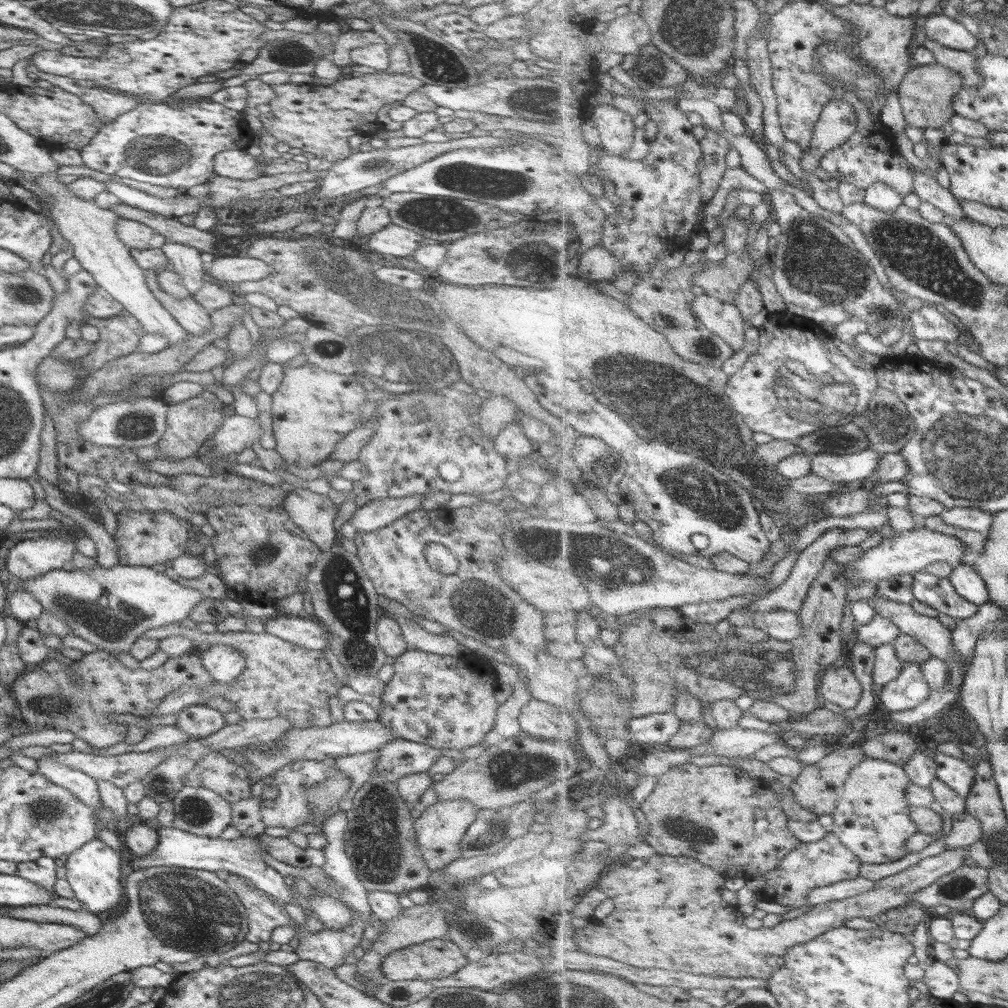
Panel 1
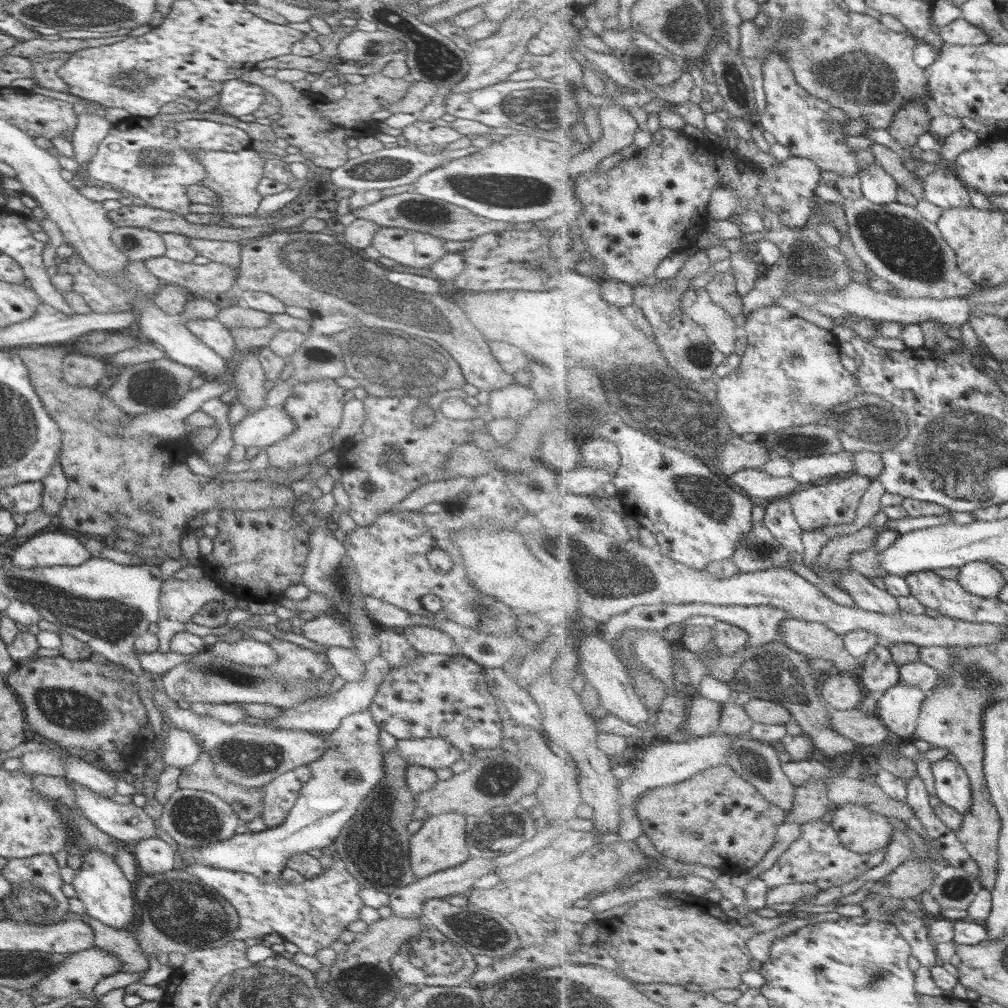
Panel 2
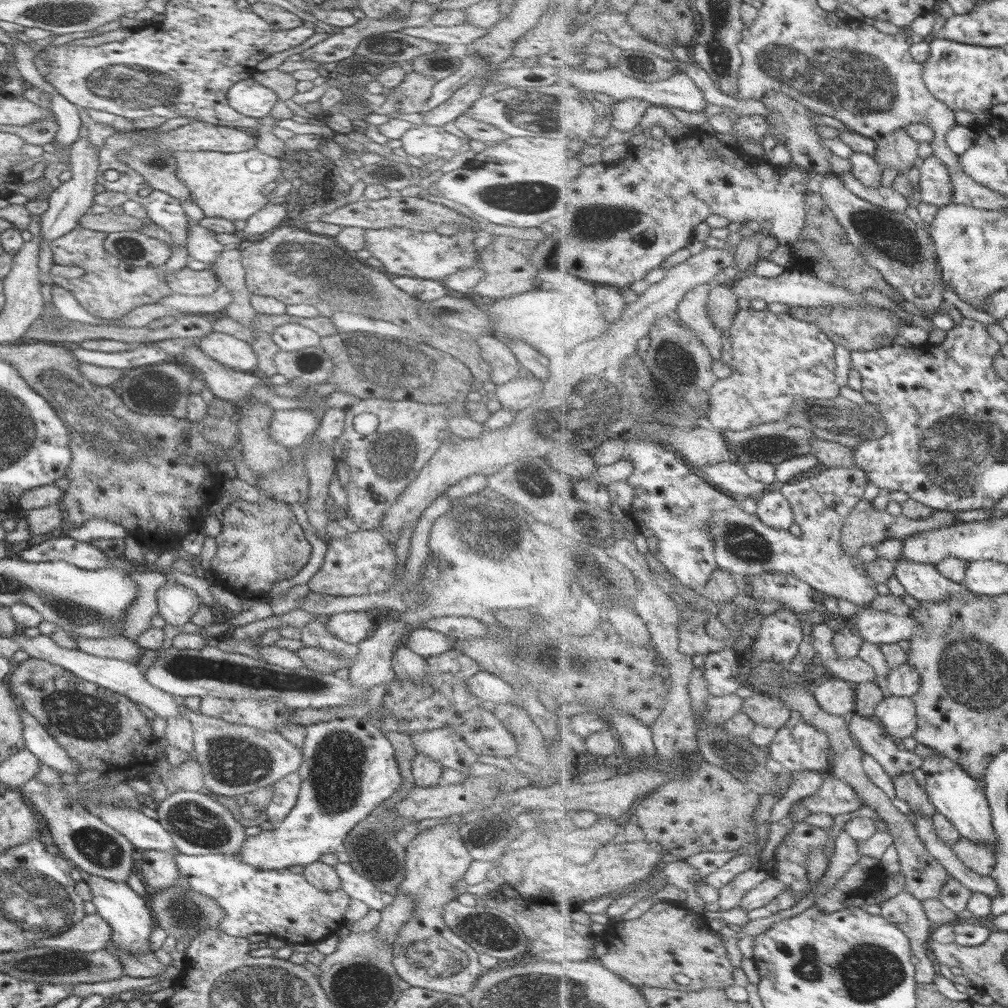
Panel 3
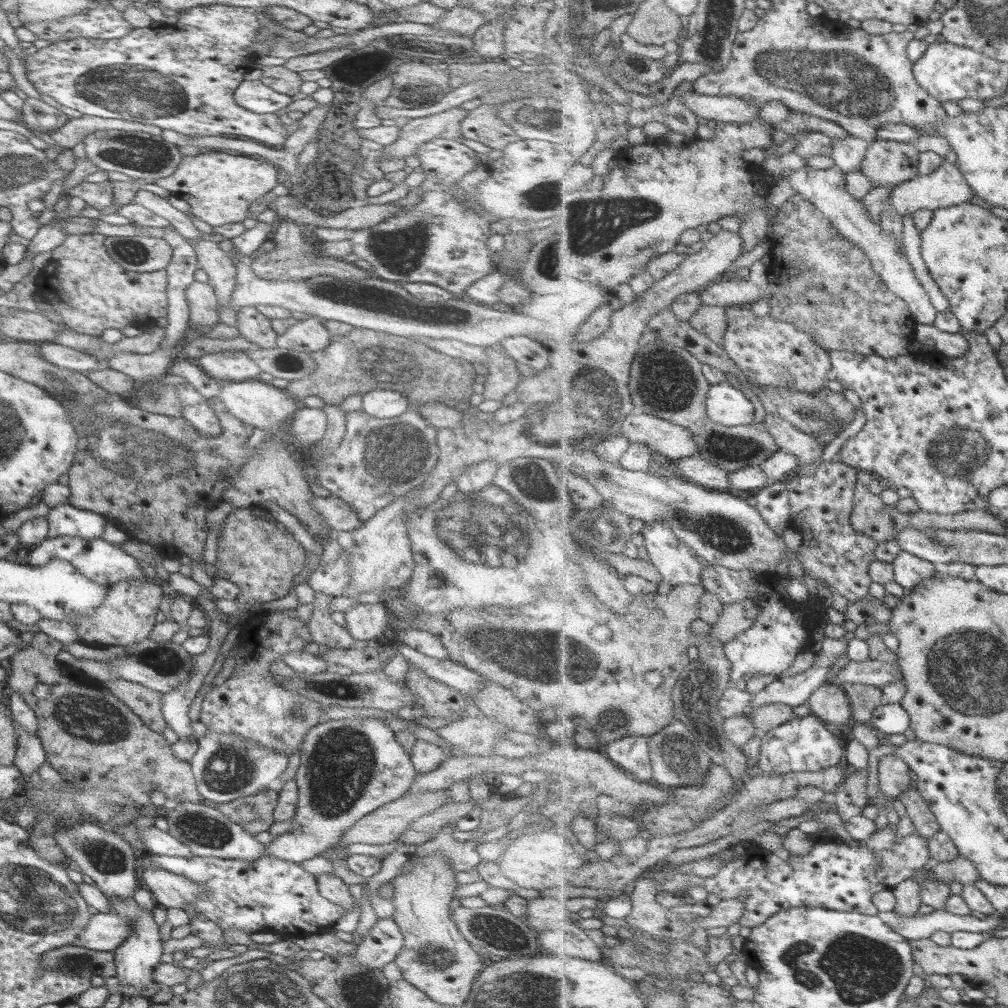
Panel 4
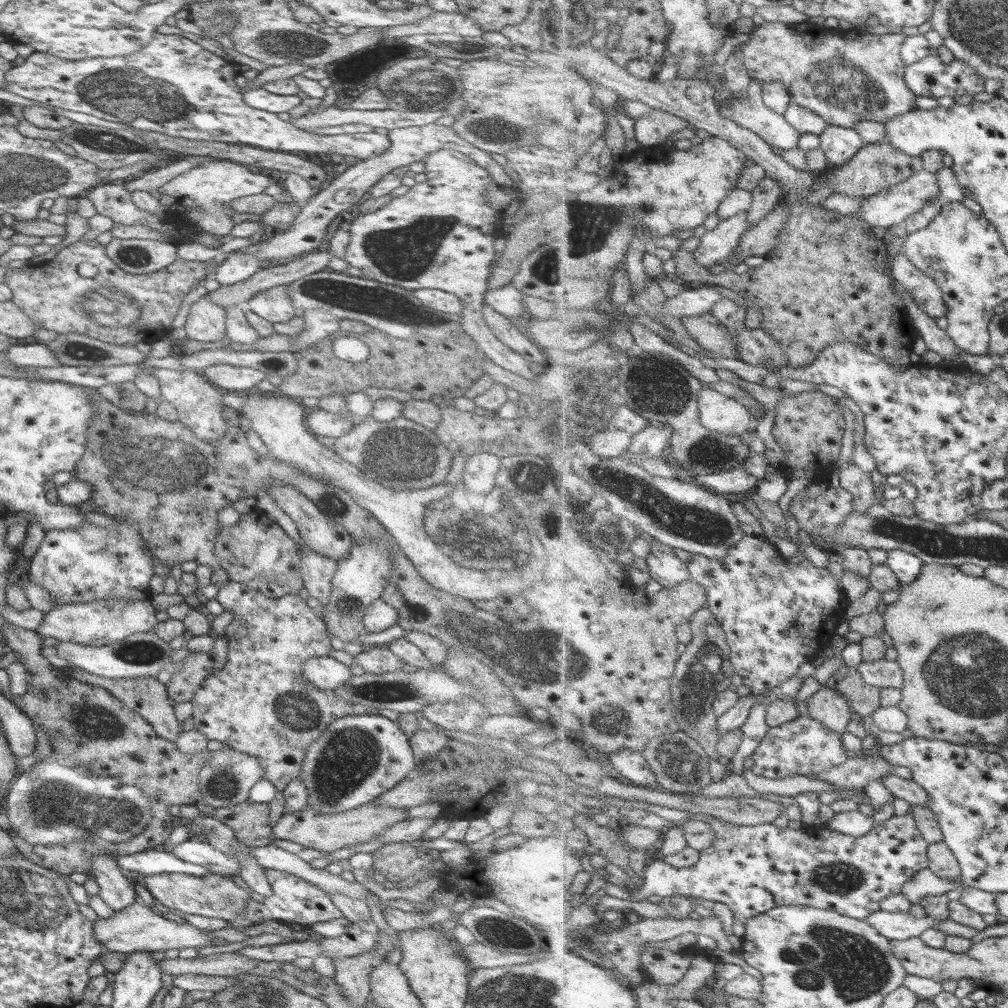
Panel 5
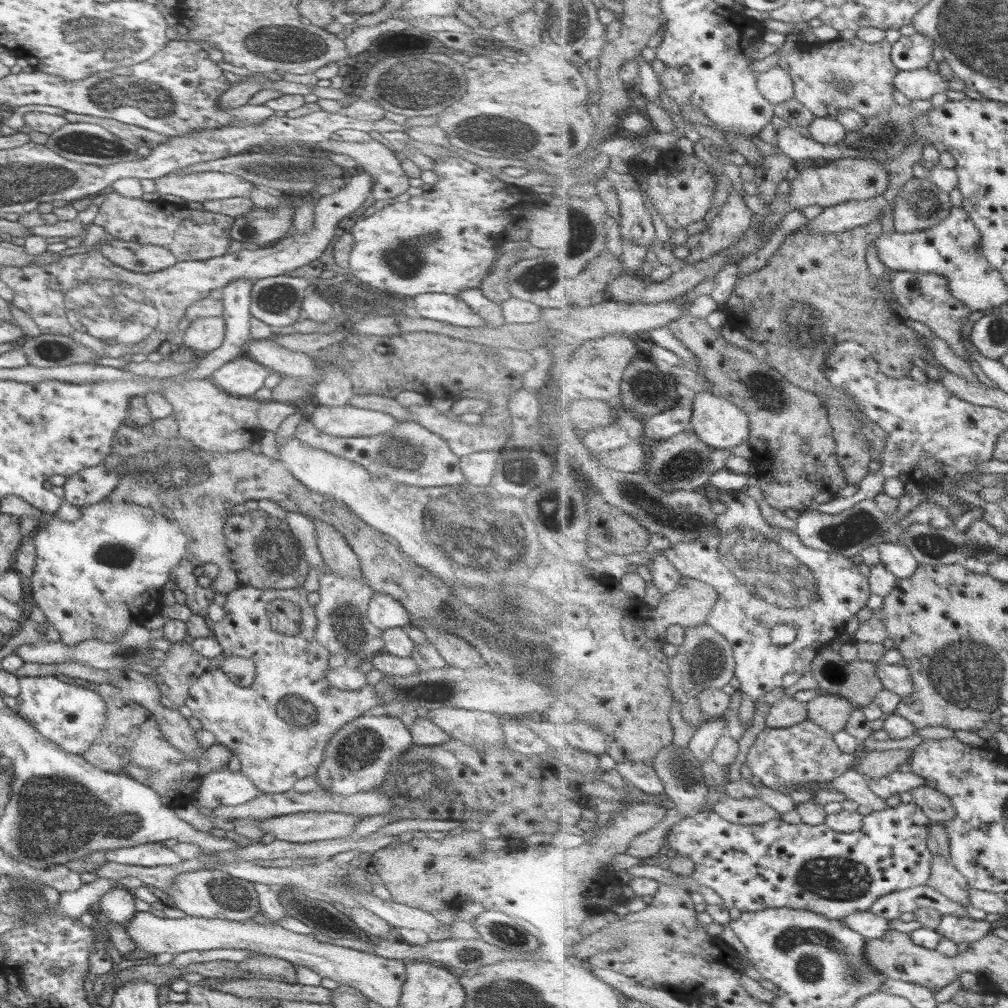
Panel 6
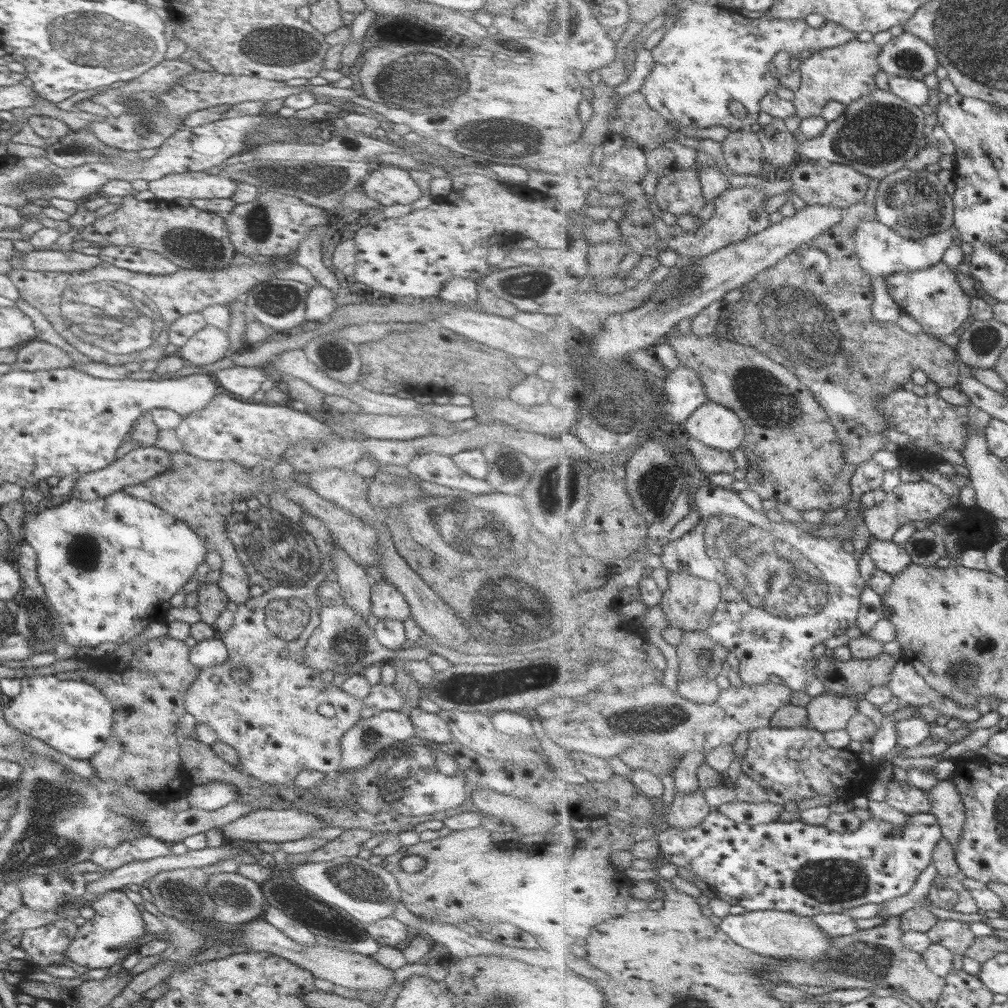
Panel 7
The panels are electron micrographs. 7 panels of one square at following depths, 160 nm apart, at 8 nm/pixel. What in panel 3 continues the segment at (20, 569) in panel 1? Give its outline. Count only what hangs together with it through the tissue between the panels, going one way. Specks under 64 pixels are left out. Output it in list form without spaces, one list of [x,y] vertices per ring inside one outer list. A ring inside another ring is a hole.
[[[59,535],[23,550],[19,560],[41,564],[62,561],[80,570],[101,570],[111,566],[109,558],[101,550],[89,543]]]

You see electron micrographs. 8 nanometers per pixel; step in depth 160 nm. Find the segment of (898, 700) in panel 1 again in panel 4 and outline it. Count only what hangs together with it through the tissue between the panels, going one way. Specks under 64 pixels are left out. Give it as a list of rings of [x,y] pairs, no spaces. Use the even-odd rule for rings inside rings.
[[[883,703],[873,713],[868,722],[879,732],[890,734],[905,734],[911,728],[912,718],[901,703]]]

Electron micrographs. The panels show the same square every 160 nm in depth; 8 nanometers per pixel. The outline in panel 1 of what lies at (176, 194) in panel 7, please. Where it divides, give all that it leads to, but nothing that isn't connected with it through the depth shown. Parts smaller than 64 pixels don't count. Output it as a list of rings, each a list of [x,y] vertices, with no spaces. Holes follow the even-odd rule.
[[[243,149],[219,152],[212,160],[213,175],[237,180],[251,180],[261,175],[256,166],[257,159]]]

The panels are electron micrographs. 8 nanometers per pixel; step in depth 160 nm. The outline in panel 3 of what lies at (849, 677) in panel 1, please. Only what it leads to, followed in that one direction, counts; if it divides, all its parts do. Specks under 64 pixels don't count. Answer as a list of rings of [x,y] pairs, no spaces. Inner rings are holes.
[[[836,676],[824,677],[814,684],[812,695],[829,714],[847,717],[856,710],[854,685]]]

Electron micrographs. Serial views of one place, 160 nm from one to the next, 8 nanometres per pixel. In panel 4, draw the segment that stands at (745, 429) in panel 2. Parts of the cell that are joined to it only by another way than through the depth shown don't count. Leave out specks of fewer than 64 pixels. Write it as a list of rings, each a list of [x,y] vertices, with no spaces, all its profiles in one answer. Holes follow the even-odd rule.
[[[726,306],[728,316],[727,341],[722,346],[754,384],[770,384],[816,394],[824,390],[830,380],[832,358],[805,331],[793,323],[772,318],[769,314],[757,317],[750,309]],[[733,382],[712,385],[706,403],[708,415],[723,426],[749,425],[757,418],[757,402],[741,393]]]

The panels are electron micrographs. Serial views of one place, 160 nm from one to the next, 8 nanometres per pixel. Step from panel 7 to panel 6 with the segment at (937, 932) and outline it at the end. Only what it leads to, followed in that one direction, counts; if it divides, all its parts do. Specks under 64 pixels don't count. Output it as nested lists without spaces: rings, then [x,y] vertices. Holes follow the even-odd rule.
[[[942,915],[941,924],[938,926],[943,937],[961,944],[961,942],[972,942],[985,938],[994,928],[990,922],[972,919],[971,917],[960,917],[957,915]]]

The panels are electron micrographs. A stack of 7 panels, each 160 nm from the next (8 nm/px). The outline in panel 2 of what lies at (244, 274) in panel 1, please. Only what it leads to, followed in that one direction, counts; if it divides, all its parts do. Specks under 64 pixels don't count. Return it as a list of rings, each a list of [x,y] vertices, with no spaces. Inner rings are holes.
[[[164,254],[143,261],[145,268],[163,283],[180,286],[190,296],[214,297],[217,293],[229,294],[234,290],[238,266],[233,268],[221,263],[199,265],[177,262]]]

